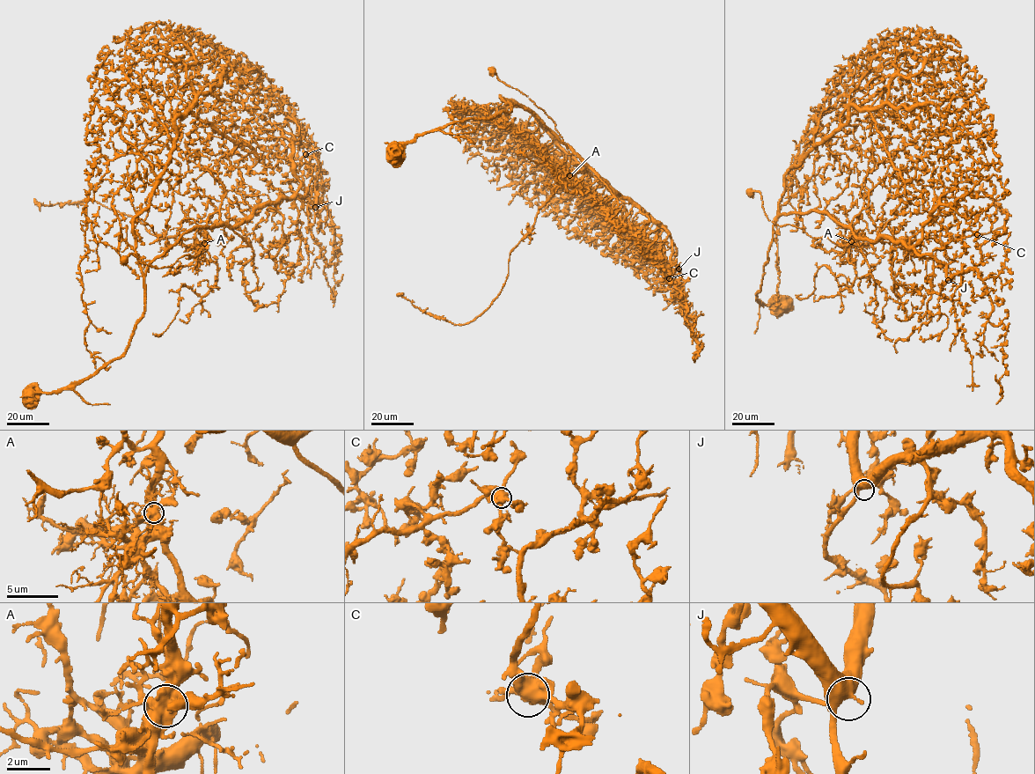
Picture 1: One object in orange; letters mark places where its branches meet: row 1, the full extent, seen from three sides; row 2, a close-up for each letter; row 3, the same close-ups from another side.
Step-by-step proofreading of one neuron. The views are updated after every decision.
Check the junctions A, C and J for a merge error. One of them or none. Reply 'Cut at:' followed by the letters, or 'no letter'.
Cut at: A

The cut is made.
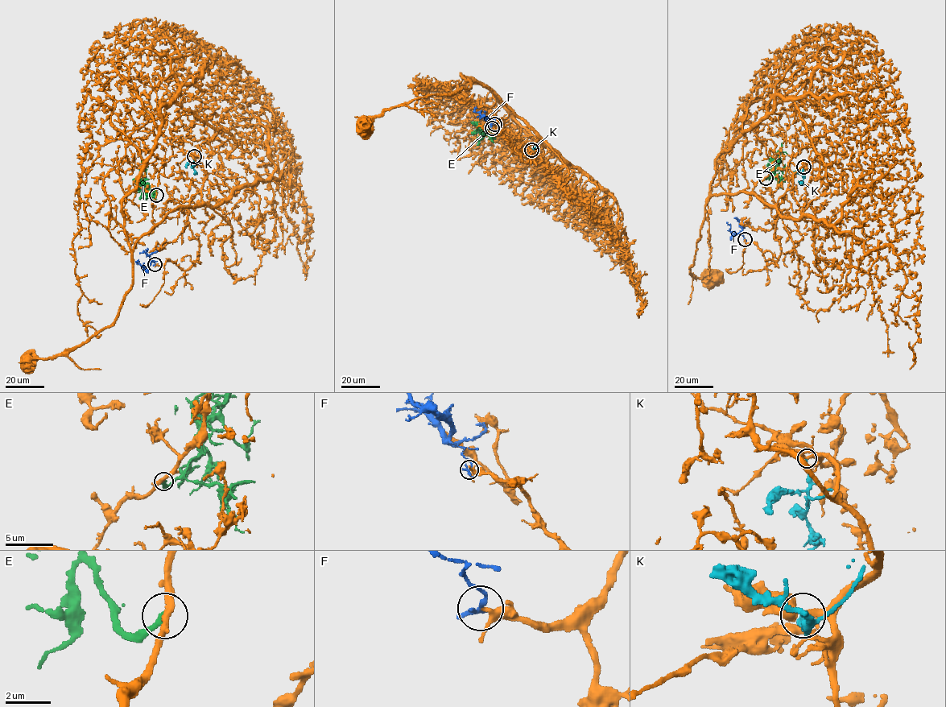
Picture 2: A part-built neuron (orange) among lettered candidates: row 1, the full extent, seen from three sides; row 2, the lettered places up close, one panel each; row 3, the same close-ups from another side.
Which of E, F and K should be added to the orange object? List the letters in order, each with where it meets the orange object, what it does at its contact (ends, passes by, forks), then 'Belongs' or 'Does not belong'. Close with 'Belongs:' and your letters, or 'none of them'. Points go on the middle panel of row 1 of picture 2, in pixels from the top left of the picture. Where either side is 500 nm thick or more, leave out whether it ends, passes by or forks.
E: Touches orange at (494, 124). It ends there. Does not belong
F: Touches orange at (492, 128). It ends there. Does not belong
K: Touches orange at (531, 150). It ends there. Belongs
Belongs: K

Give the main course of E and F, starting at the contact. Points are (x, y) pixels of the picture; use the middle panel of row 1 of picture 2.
E: (493, 124), (483, 130), (480, 126)
F: (492, 128), (488, 119), (474, 110), (476, 106)

